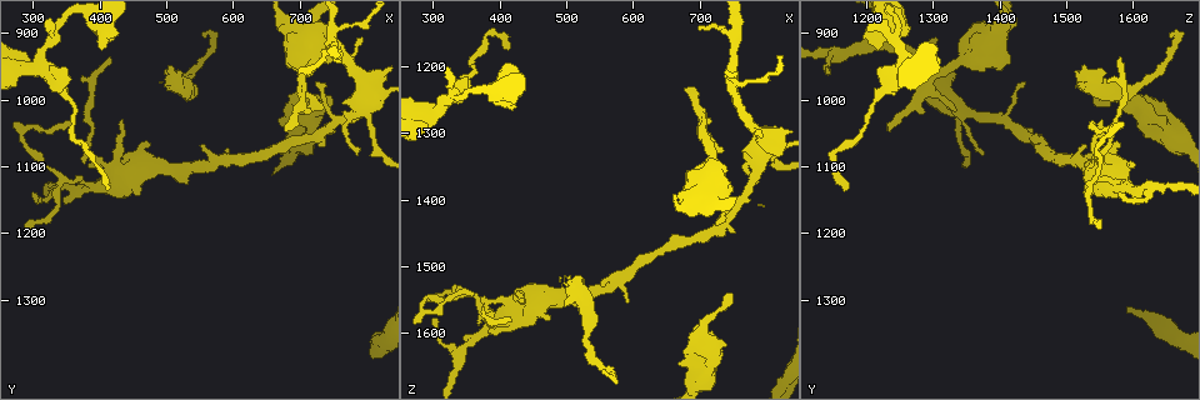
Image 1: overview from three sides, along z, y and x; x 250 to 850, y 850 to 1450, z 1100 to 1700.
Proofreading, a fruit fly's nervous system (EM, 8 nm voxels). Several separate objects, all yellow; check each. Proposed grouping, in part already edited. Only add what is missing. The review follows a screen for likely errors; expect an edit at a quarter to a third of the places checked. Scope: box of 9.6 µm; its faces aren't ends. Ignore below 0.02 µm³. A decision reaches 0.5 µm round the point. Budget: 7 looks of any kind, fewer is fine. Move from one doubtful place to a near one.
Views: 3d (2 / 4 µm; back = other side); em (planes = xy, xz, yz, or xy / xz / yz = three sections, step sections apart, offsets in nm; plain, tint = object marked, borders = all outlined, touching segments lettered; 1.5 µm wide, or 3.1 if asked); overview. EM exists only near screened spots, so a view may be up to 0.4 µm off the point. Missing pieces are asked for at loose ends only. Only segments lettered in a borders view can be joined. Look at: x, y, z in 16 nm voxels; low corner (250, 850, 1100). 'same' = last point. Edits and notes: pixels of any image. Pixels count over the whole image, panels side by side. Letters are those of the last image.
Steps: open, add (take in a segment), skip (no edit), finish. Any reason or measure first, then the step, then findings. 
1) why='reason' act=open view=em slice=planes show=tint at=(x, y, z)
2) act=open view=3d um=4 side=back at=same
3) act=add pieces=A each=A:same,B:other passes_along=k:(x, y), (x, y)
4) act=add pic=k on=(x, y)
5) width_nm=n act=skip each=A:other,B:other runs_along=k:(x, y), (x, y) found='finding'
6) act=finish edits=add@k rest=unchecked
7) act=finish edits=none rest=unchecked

why='free end' act=open view=em slice=xz step=8 show=borders at=(560, 900, 1655)

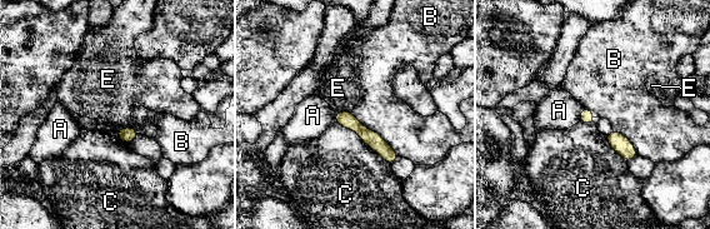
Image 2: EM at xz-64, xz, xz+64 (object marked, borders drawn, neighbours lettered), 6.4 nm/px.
why='cut it another way' act=open view=em slice=planes show=borders at=same

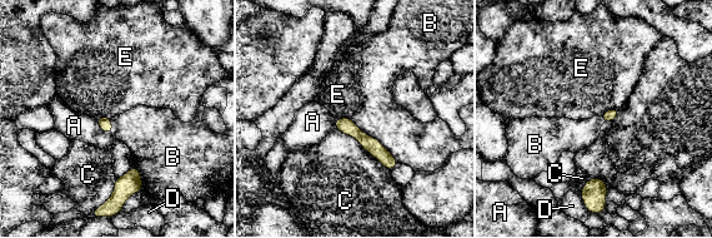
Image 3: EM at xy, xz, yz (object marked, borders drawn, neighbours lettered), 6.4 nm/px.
act=skip each=A:other,B:other,C:other,D:other,E:other runs_along=3:(337, 124), (356, 132), (390, 165) found='no lettered segment goes on from it'

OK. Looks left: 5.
why='free end' act=open view=3d um=4 at=(670, 1025, 1650)

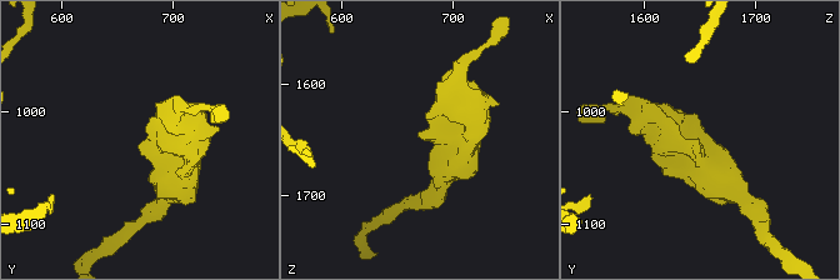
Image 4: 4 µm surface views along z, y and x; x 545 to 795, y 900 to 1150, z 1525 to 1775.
act=open view=em slice=xz step=4 show=borders at=(670, 1028, 1648)

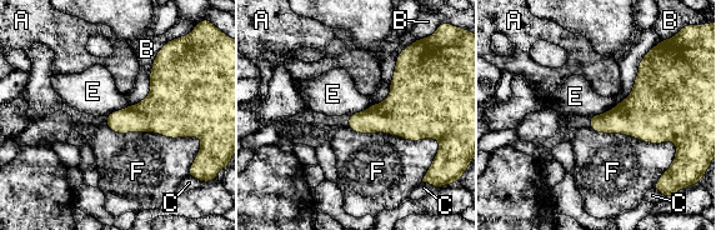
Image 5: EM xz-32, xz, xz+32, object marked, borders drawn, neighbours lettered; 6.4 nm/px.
width_nm=140 act=skip each=A:other,B:other,C:other,E:other,F:other border=5:(105, 125), (116, 133), (198, 138) found='none of them fits'

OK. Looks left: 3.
why='branch stops here' act=open view=em slice=planes show=borders at=(695, 960, 1140)

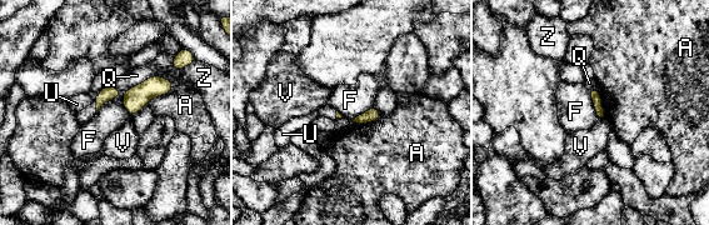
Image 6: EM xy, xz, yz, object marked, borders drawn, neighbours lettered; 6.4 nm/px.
act=skip each=A:other,F:other,Q:other,U:other,V:other,Z:other border=6:(100, 91), (95, 100) found='none of them fits'

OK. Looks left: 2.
act=finish edits=none rest=unchecked

